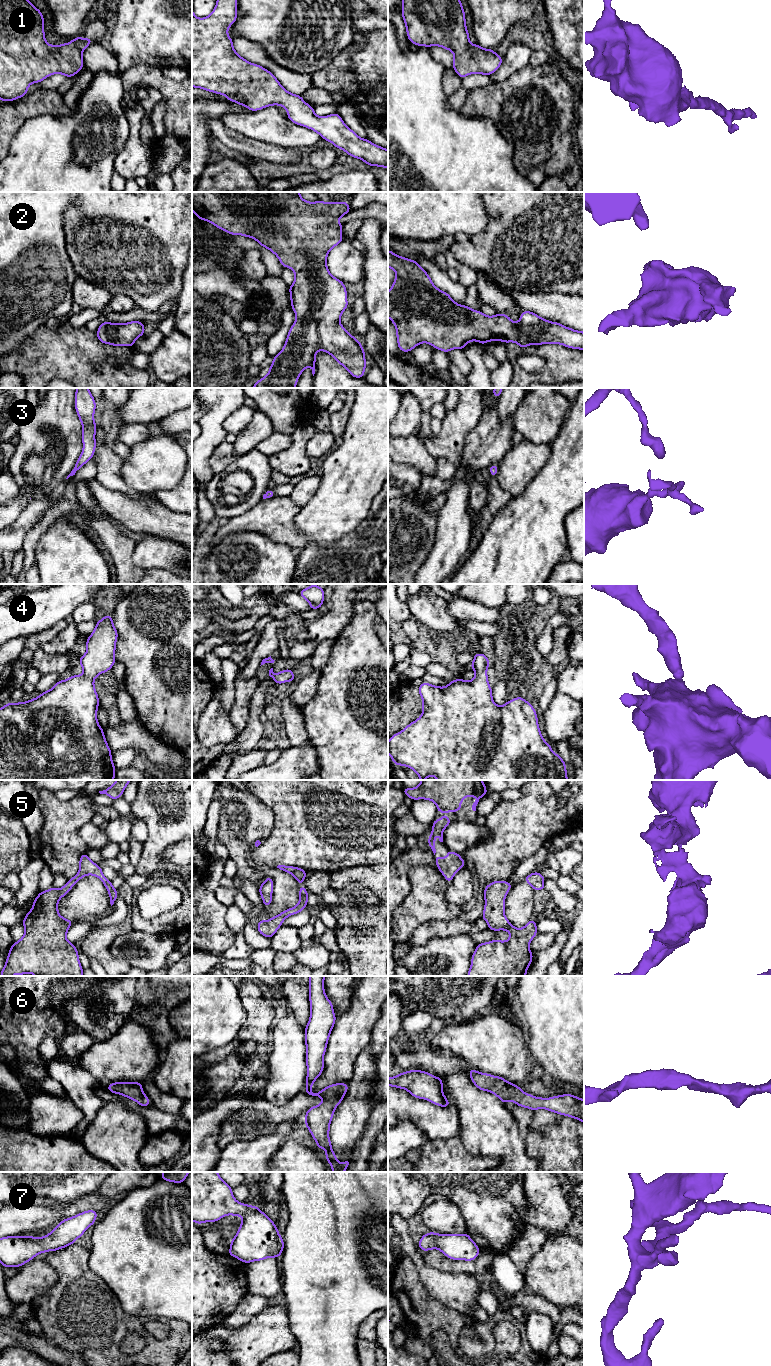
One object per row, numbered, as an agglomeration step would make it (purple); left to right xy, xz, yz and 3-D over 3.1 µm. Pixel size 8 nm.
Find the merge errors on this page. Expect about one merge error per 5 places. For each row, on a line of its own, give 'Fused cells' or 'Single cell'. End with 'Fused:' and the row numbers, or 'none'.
1: Single cell
2: Fused cells
3: Fused cells
4: Single cell
5: Single cell
6: Single cell
7: Single cell
Fused: 2, 3

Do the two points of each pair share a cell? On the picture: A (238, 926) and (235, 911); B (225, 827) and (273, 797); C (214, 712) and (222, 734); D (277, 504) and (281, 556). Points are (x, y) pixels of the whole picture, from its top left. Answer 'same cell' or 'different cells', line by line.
A: same cell
B: different cells
C: same cell
D: different cells

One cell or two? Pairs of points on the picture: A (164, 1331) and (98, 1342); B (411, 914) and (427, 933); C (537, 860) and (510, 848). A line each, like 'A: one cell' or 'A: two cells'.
A: two cells
B: two cells
C: two cells

